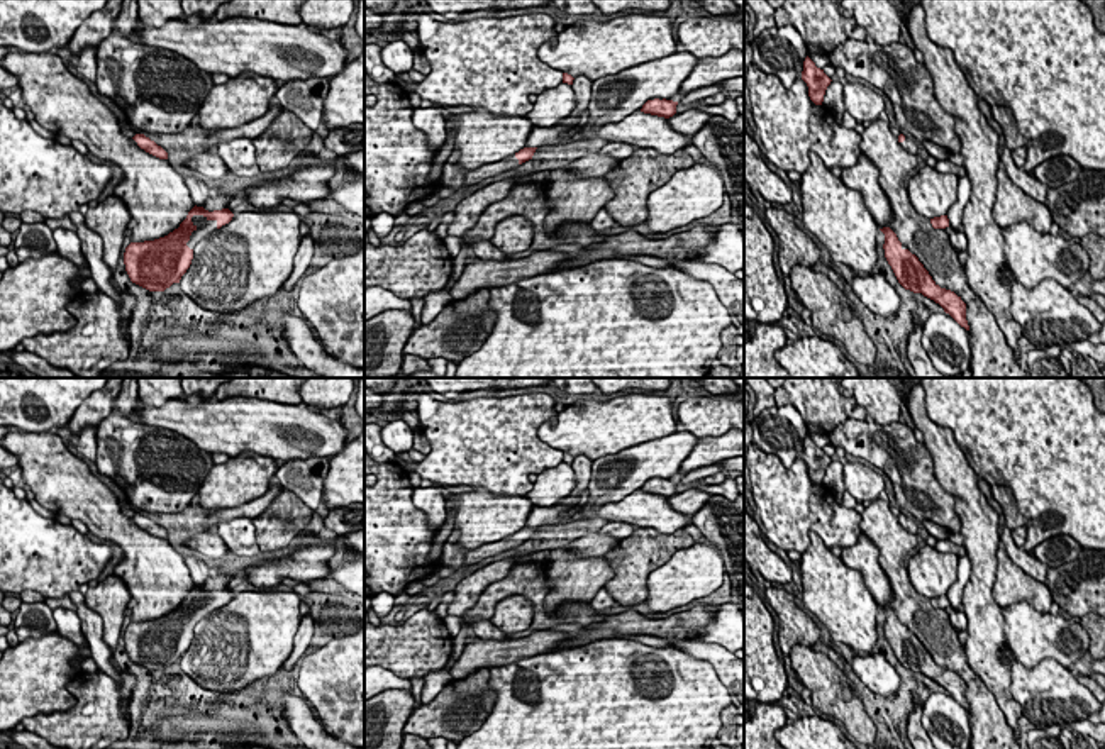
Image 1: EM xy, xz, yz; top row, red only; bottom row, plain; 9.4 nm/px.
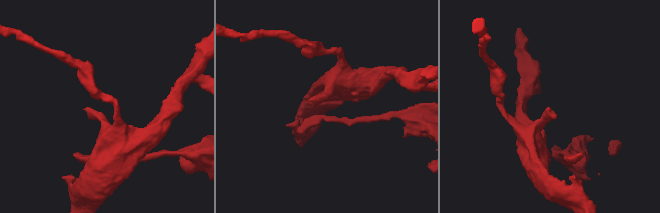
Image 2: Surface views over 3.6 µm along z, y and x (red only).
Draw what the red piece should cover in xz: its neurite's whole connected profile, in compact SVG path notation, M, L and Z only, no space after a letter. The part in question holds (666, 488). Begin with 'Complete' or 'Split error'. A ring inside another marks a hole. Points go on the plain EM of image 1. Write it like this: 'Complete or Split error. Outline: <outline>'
Complete. Outline: M654 478L654 480L647 480L642 485L641 491L669 498L669 497L673 497L676 493L676 485L678 485L678 481L673 481L673 480Z

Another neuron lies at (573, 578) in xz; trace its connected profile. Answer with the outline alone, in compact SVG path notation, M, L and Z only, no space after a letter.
M558 547L551 551L547 576L551 588L542 607L556 615L566 602L588 605L615 573L603 556L583 558L573 549Z

